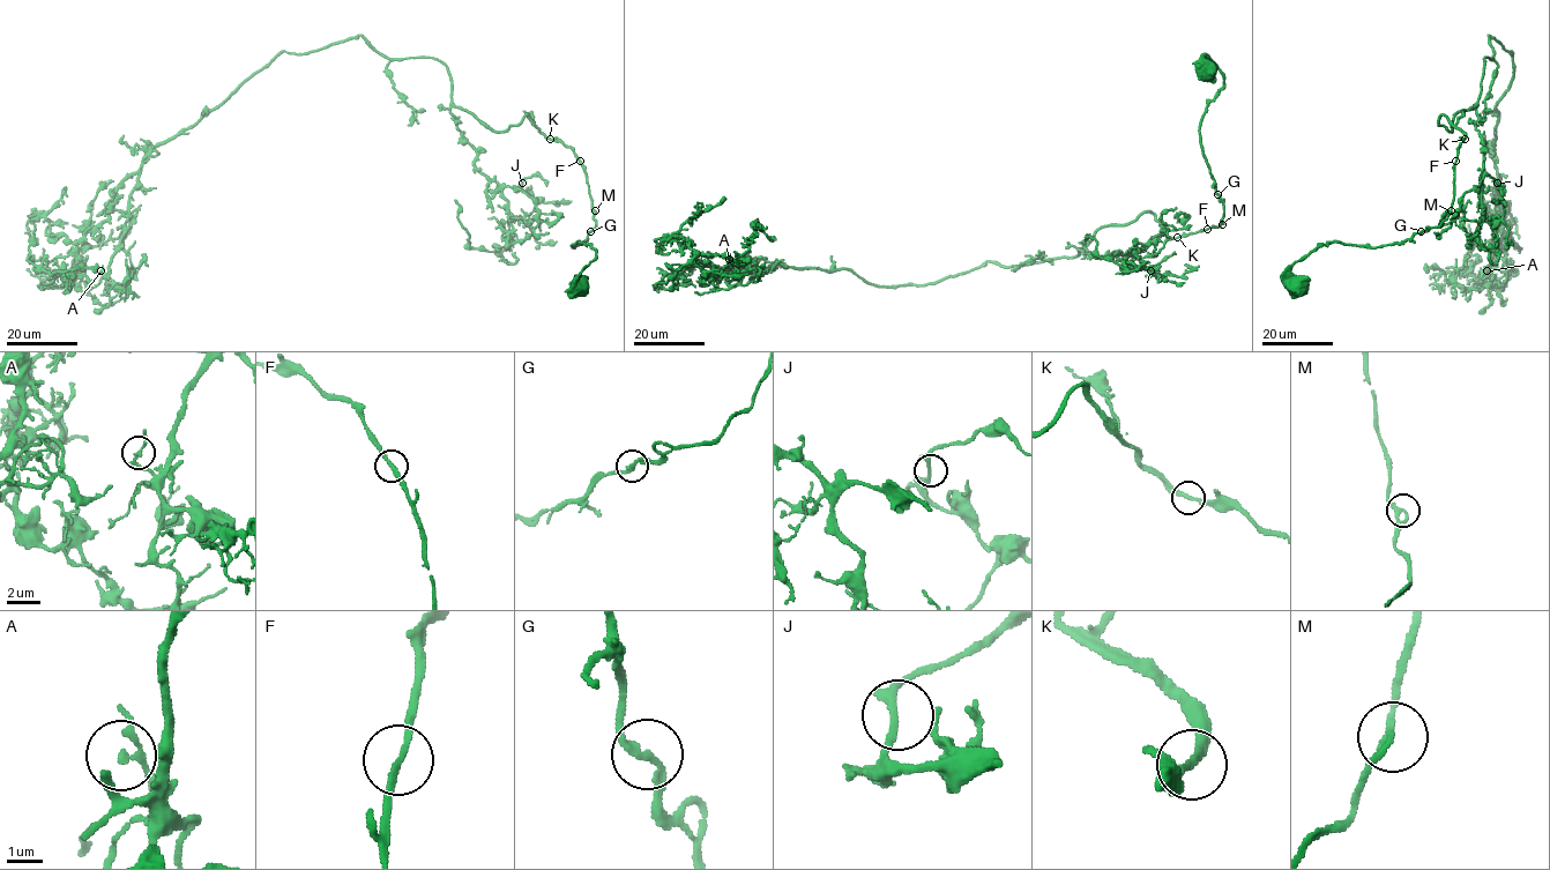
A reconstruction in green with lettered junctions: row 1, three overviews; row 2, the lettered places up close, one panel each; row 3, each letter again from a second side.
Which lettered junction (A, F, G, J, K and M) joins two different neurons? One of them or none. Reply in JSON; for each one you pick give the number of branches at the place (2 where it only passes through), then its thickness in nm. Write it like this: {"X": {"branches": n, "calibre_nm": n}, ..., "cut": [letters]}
{"cut": []}

